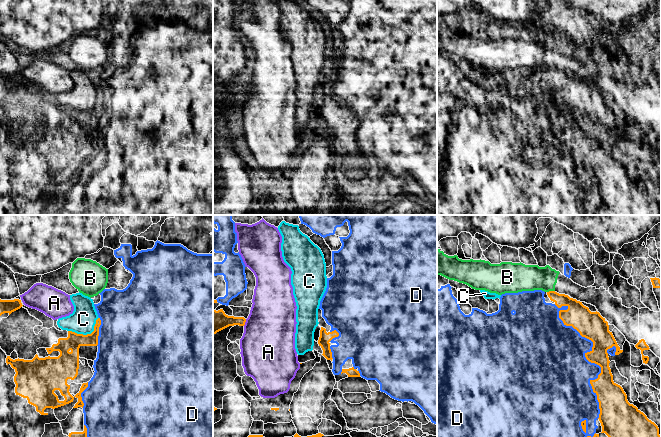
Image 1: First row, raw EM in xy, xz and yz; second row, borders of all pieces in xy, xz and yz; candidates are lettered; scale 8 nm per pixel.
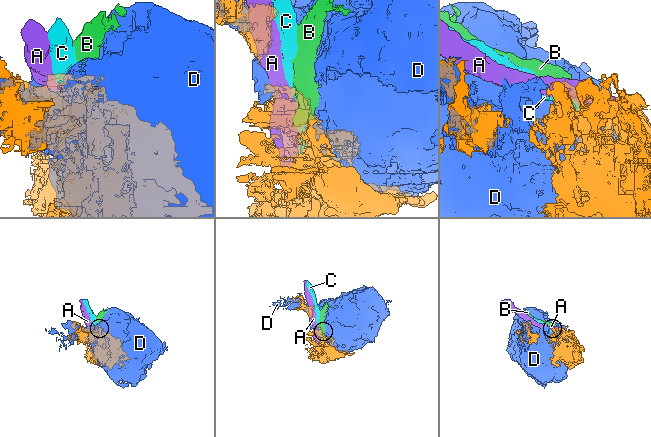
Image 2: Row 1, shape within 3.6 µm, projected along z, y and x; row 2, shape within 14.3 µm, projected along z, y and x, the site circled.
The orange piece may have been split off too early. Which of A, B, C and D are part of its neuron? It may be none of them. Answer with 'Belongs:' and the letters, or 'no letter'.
Belongs: D

